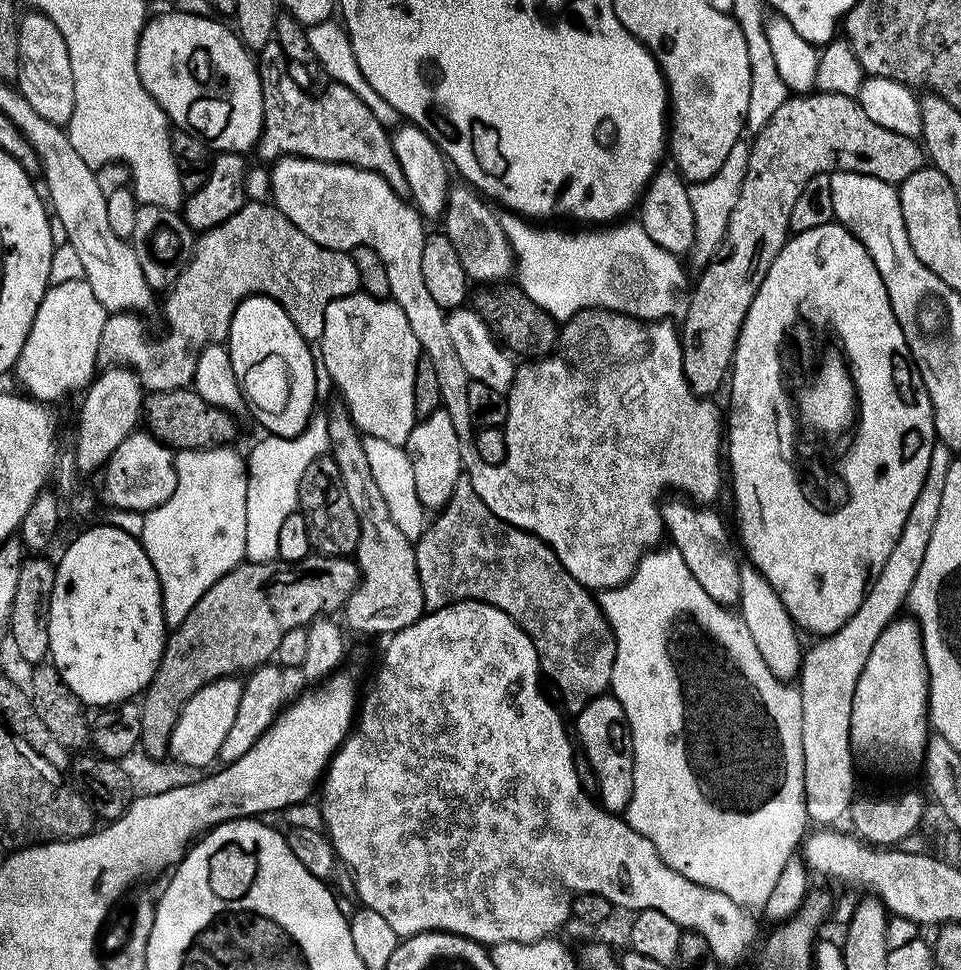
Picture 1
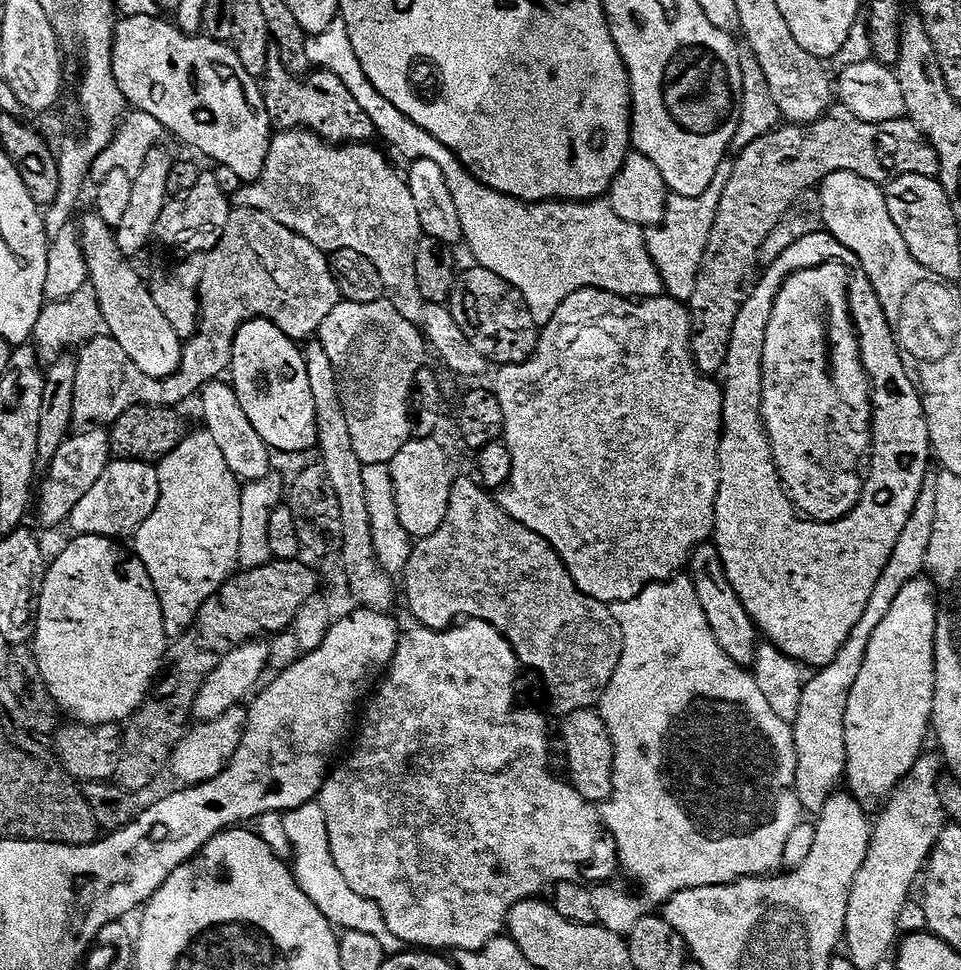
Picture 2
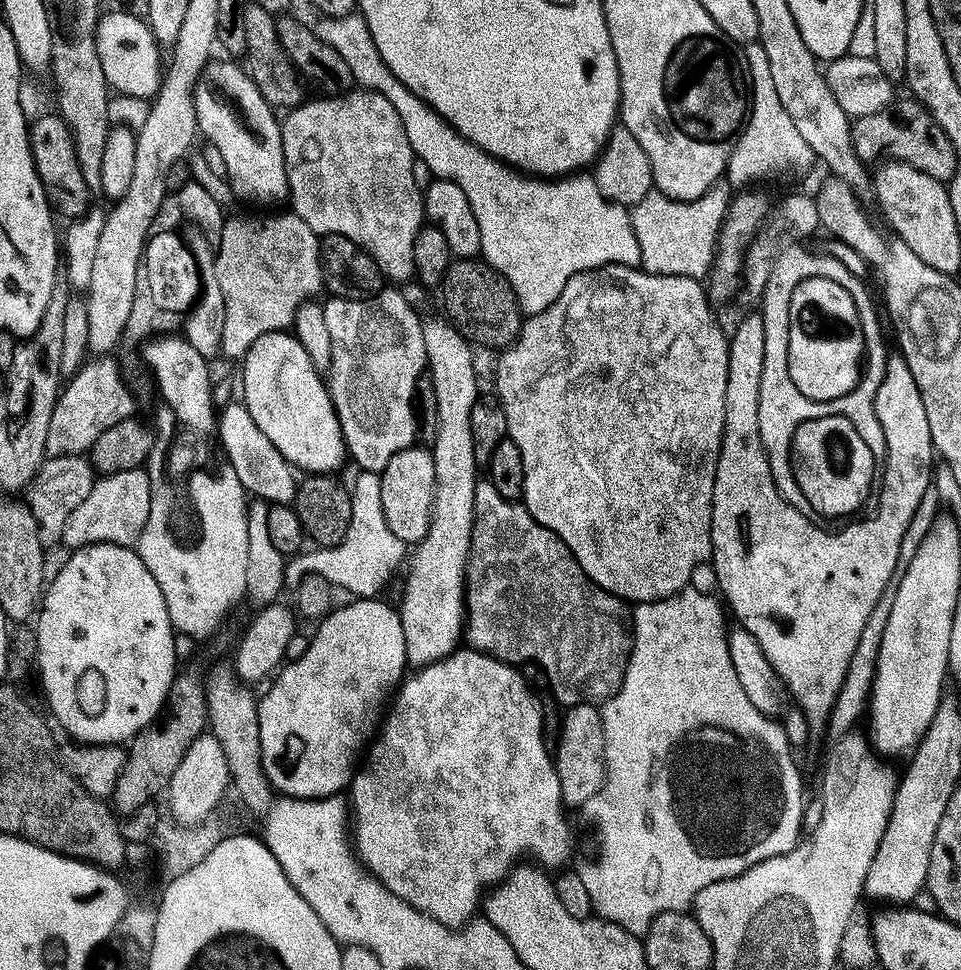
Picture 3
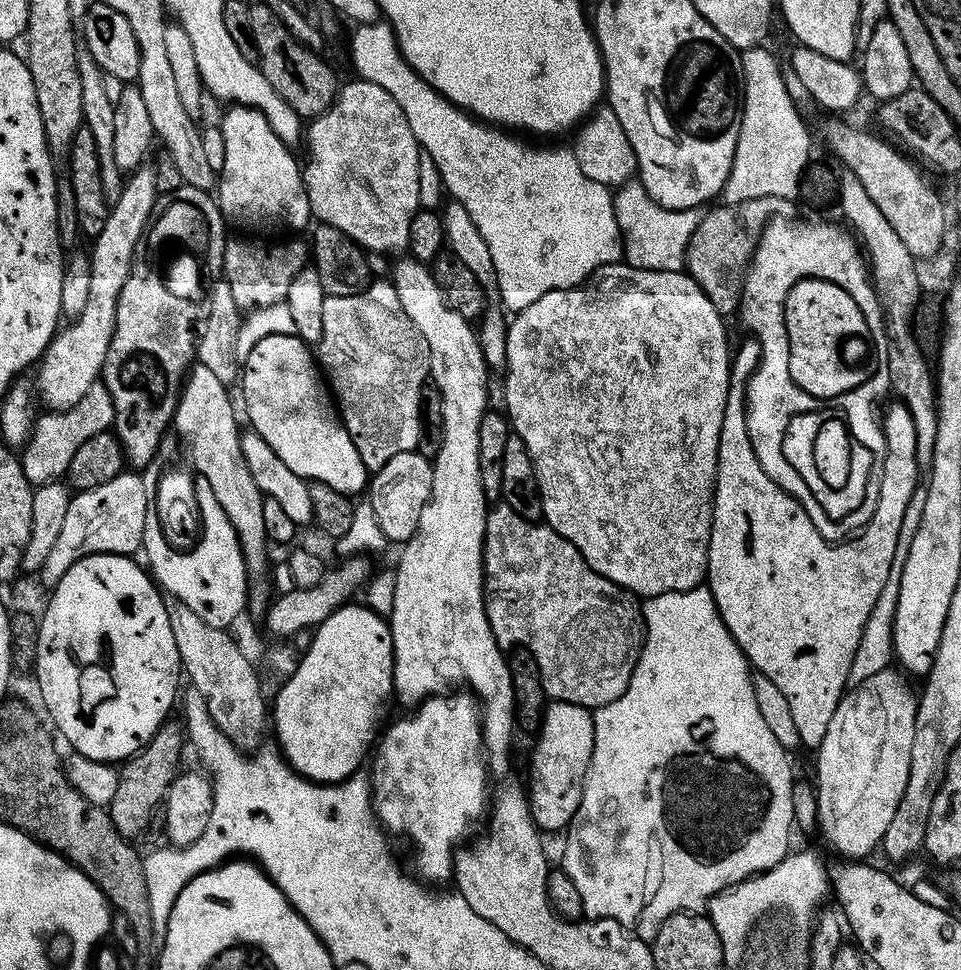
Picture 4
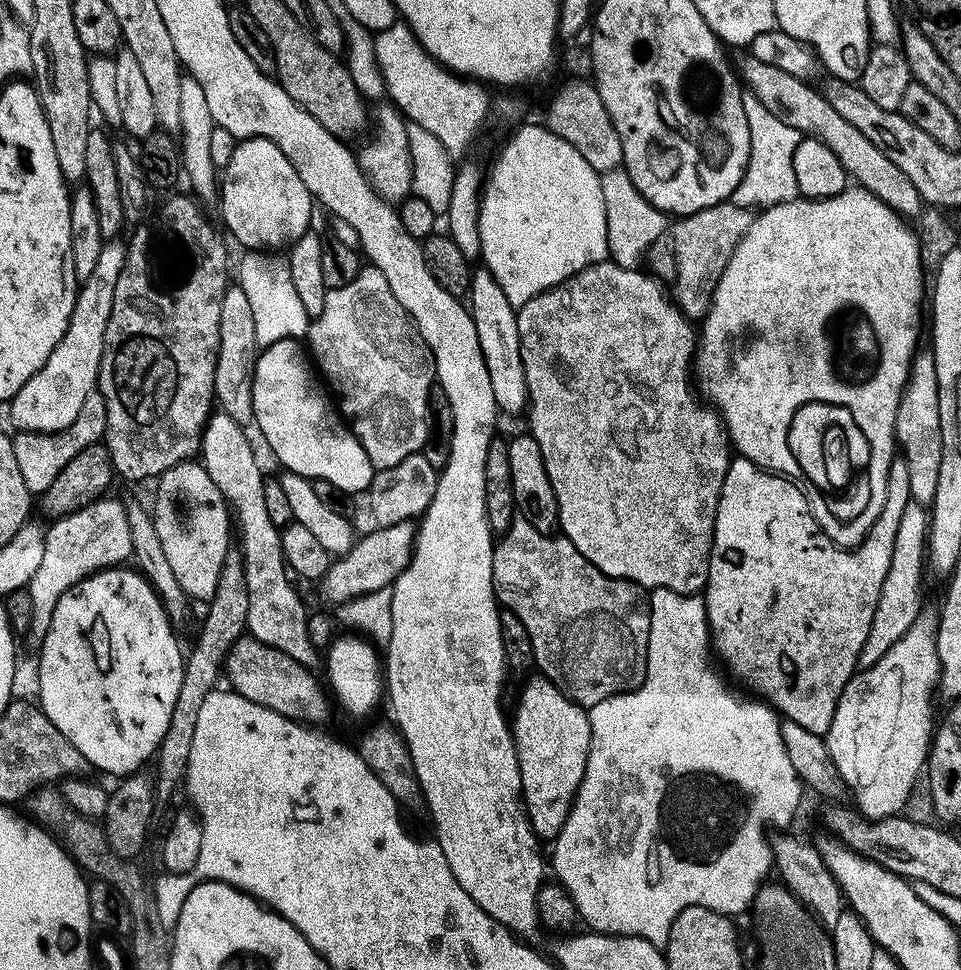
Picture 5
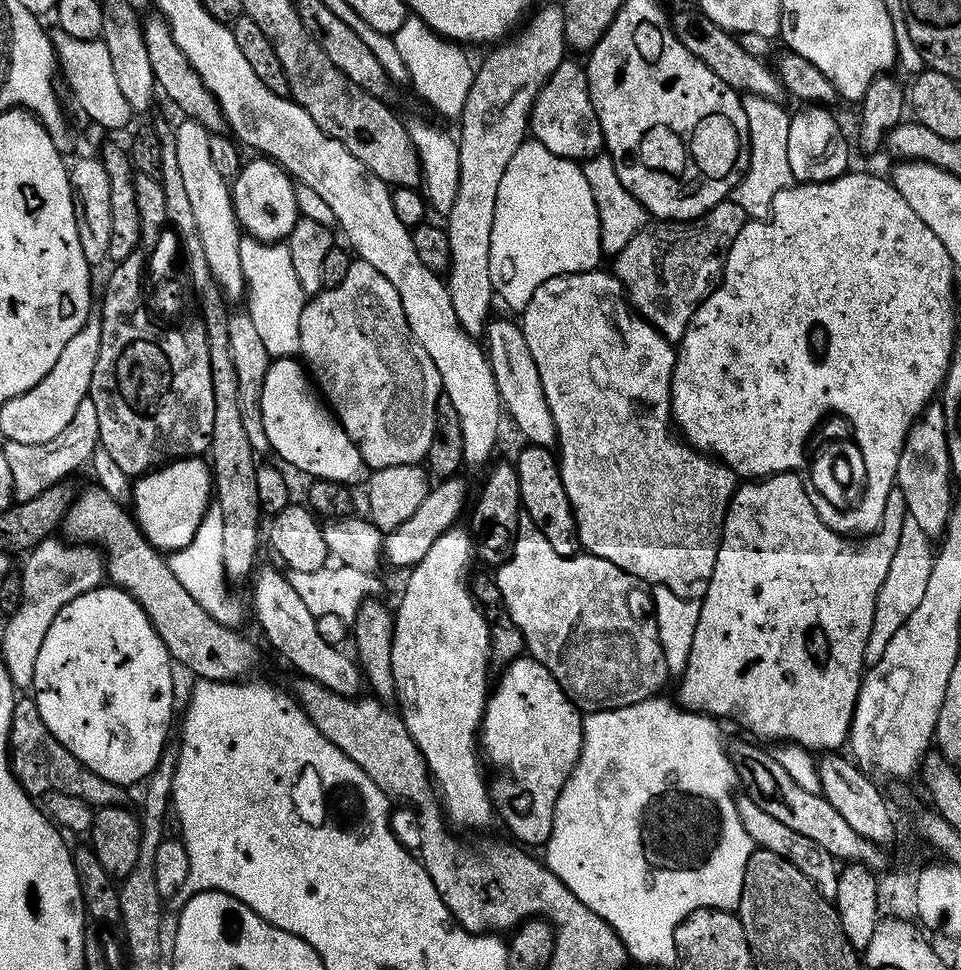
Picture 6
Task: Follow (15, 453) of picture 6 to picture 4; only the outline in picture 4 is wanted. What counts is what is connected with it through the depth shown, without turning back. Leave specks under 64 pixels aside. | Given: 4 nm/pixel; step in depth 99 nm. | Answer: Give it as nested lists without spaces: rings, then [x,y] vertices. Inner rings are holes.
[[[102,382],[94,383],[86,390],[84,397],[74,406],[63,410],[48,410],[35,417],[31,432],[22,451],[19,453],[20,465],[26,478],[34,486],[59,481],[67,473],[70,458],[78,451],[78,446],[86,442],[86,438],[94,438],[94,434],[109,431],[116,423],[114,402],[110,398],[110,390]]]

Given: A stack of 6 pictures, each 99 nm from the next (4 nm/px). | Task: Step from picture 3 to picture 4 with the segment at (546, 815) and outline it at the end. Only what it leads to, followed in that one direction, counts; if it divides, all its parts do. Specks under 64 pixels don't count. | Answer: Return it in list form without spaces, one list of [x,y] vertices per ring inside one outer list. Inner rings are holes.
[[[456,690],[421,700],[409,712],[412,713],[394,721],[389,728],[387,725],[375,745],[370,775],[372,810],[389,833],[397,832],[412,843],[416,851],[415,875],[421,881],[451,881],[452,862],[461,847],[460,839],[480,819],[480,823],[485,819],[490,808],[490,769],[484,751],[484,734],[480,731],[480,705],[475,696]]]

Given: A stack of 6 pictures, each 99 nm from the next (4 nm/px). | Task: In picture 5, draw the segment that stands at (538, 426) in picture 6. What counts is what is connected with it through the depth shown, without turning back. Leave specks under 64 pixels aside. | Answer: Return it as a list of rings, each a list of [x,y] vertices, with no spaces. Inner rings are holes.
[[[477,267],[472,274],[470,285],[470,311],[474,330],[478,330],[478,346],[486,358],[486,370],[490,374],[490,386],[494,389],[494,402],[501,413],[523,413],[528,406],[526,370],[522,370],[522,350],[518,338],[517,309],[510,306],[502,286],[488,268]]]

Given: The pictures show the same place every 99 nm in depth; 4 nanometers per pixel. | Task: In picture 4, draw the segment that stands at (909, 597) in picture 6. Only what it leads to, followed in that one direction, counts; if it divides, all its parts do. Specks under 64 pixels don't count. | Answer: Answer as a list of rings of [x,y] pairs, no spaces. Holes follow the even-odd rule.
[[[924,484],[917,485],[909,505],[906,506],[905,517],[902,518],[902,527],[898,534],[898,543],[894,550],[894,560],[890,566],[890,577],[887,578],[886,586],[883,587],[882,594],[875,602],[874,610],[870,612],[870,618],[867,619],[866,627],[862,632],[862,641],[858,642],[858,650],[855,651],[854,660],[850,664],[849,687],[860,685],[867,678],[873,677],[874,674],[889,667],[893,661],[893,622],[894,614],[897,612],[898,587],[901,586],[902,569],[910,552],[911,539],[914,538],[914,533],[918,530],[918,525],[922,520],[923,507],[926,506],[927,488],[927,485]]]

